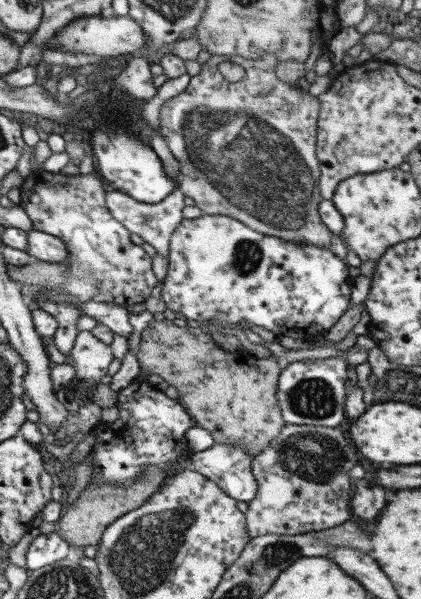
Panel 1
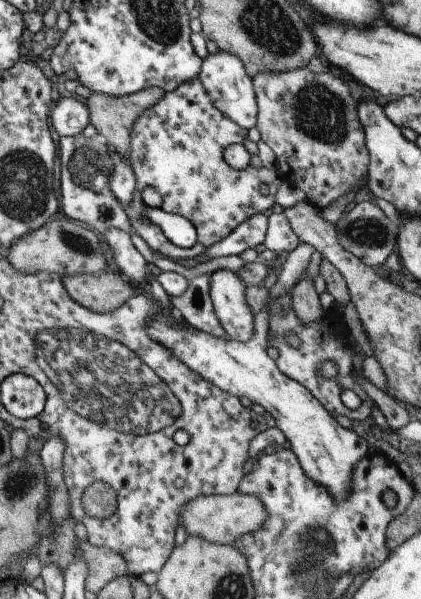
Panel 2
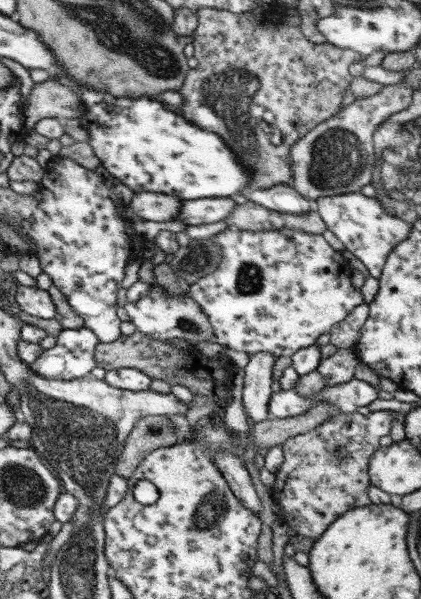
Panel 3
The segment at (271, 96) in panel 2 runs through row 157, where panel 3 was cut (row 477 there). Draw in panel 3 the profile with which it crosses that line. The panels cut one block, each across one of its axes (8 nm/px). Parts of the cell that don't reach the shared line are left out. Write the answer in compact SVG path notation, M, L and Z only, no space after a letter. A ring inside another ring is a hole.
M392 410L370 411L363 415L358 412L336 413L328 417L317 428L288 438L282 444L284 462L275 473L274 486L270 488L272 499L276 504L278 520L290 526L296 535L304 538L317 539L342 514L354 508L368 506L368 490L371 486L369 479L369 463L371 455L378 448L379 439L390 435L394 419L404 422L398 412Z

